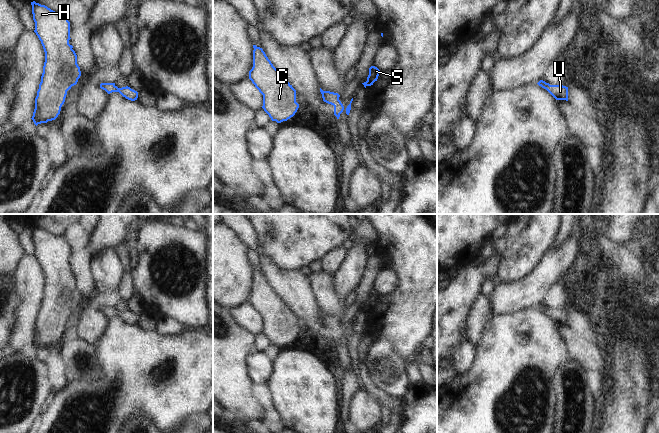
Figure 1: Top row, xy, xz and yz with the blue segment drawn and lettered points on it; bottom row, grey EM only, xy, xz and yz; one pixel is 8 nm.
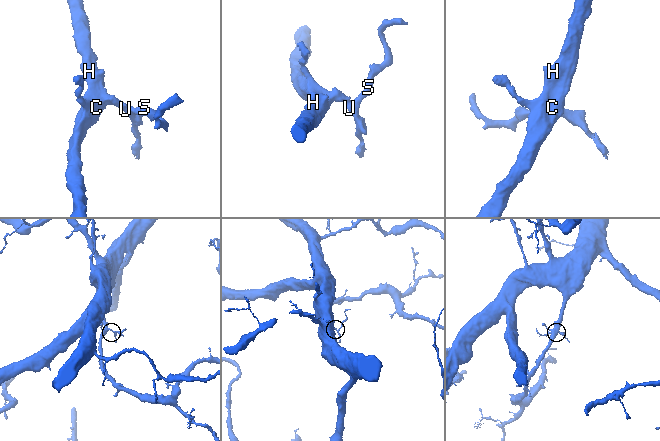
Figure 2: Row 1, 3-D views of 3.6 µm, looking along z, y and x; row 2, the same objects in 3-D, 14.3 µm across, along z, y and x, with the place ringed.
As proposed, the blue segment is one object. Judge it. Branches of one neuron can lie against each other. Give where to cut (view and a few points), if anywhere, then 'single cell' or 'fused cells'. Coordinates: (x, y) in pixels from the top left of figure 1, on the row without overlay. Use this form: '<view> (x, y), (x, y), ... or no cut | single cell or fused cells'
no cut | single cell

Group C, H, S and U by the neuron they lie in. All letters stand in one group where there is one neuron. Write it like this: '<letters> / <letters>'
C H S U

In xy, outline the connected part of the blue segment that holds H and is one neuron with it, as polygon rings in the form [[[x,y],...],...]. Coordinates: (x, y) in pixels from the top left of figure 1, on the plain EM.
[[[31,226],[33,244],[35,246],[34,256],[38,260],[45,276],[45,286],[41,306],[35,322],[35,333],[32,344],[37,350],[41,347],[55,344],[60,338],[61,331],[65,326],[67,315],[76,309],[81,300],[80,291],[77,288],[77,279],[69,268],[70,246],[66,239],[56,237],[45,229]]]

